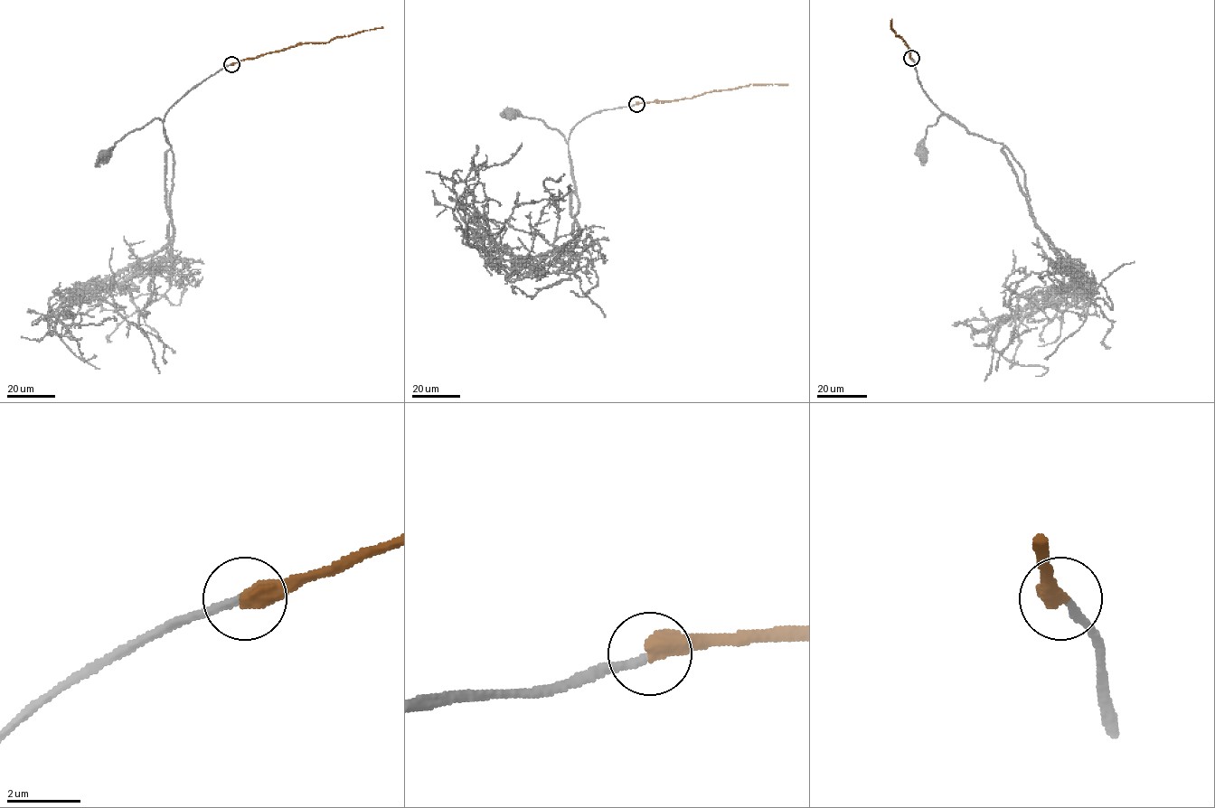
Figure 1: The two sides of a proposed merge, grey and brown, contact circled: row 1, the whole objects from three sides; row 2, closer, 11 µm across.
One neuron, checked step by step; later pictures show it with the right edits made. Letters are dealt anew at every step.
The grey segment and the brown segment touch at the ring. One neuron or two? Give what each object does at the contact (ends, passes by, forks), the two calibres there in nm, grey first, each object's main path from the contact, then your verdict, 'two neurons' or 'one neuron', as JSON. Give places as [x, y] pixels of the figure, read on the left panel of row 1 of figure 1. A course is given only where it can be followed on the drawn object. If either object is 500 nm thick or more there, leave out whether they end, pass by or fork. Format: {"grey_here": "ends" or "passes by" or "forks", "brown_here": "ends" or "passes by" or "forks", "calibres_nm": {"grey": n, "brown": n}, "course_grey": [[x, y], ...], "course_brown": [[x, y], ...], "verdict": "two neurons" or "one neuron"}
{"calibres_nm": {"grey": 220, "brown": 500}, "course_grey": [[230, 64], [193, 86], [166, 112], [164, 122], [155, 118], [130, 131], [107, 155]], "course_brown": [[231, 64], [301, 43], [327, 42], [336, 37], [383, 27]], "verdict": "one neuron"}

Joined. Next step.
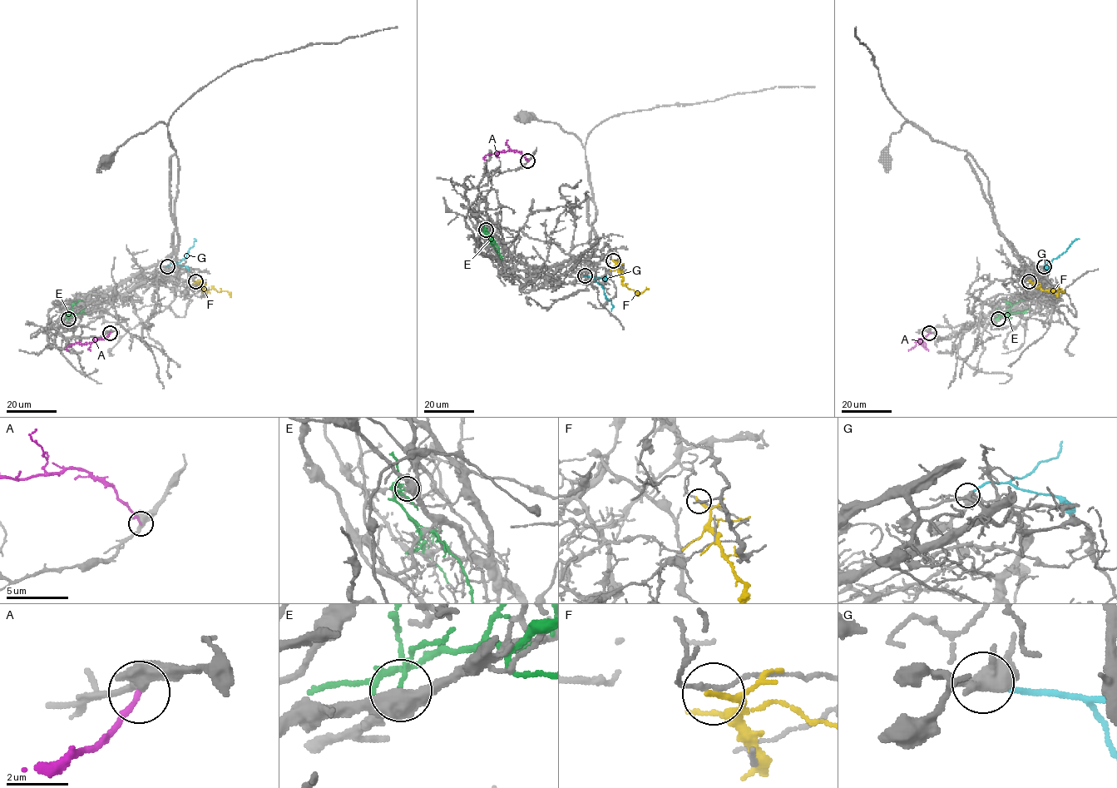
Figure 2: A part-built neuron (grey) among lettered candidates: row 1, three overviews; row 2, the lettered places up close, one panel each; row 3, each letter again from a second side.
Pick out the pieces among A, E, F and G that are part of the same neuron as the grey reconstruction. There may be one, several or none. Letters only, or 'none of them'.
none of them

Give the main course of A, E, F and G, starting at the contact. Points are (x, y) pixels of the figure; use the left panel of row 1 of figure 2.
A: (110, 332), (106, 337), (89, 343), (71, 344), (66, 349), (67, 350)
E: (69, 319), (67, 315), (82, 310), (86, 313)
F: (196, 281), (203, 290), (214, 289), (228, 292), (230, 297)
G: (167, 266), (185, 258), (194, 245), (194, 238)

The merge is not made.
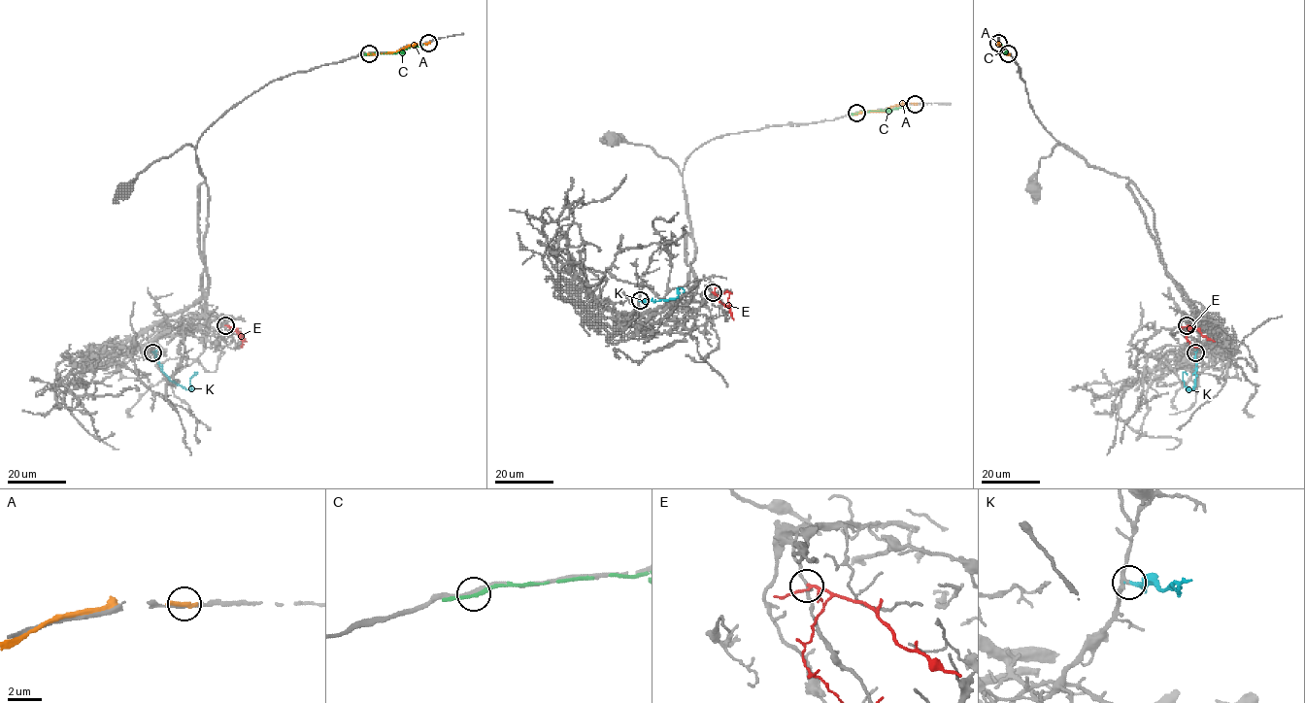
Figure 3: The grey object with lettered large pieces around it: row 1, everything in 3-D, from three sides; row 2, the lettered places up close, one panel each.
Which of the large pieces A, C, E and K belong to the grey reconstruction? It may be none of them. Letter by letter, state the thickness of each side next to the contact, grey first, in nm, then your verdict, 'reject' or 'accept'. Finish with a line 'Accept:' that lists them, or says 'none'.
A: 220 nm thick on the grey side, 340 nm on the other; reject
C: 260 nm thick on the grey side, 190 nm on the other; reject
E: 170 nm thick on the grey side, 130 nm on the other; reject
K: 190 nm thick on the grey side, 150 nm on the other; accept
Accept: K

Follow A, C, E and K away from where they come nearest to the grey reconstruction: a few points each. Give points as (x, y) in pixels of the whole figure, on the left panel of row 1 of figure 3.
A: (428, 43), (409, 45), (394, 52), (364, 55)
C: (369, 53), (396, 52), (422, 45)
E: (226, 325), (240, 336), (241, 347), (244, 345)
K: (153, 351), (160, 369), (186, 389), (191, 389), (191, 378), (196, 375)

